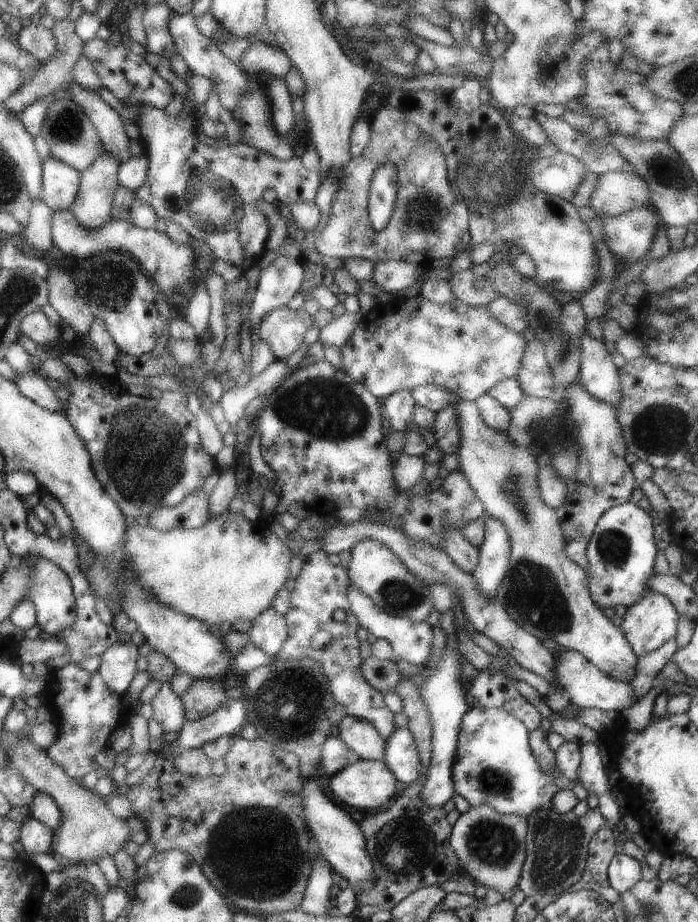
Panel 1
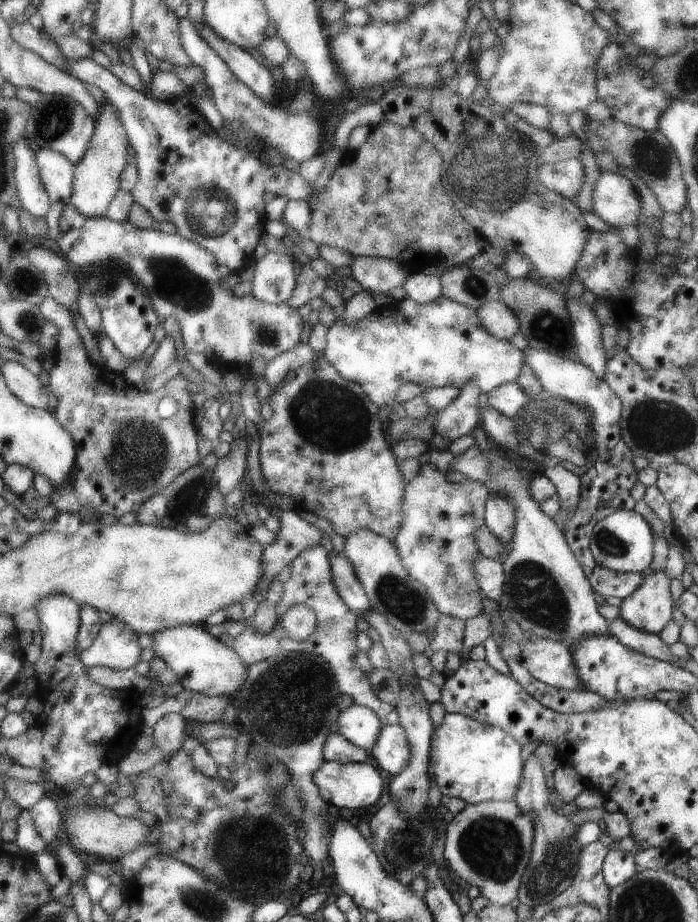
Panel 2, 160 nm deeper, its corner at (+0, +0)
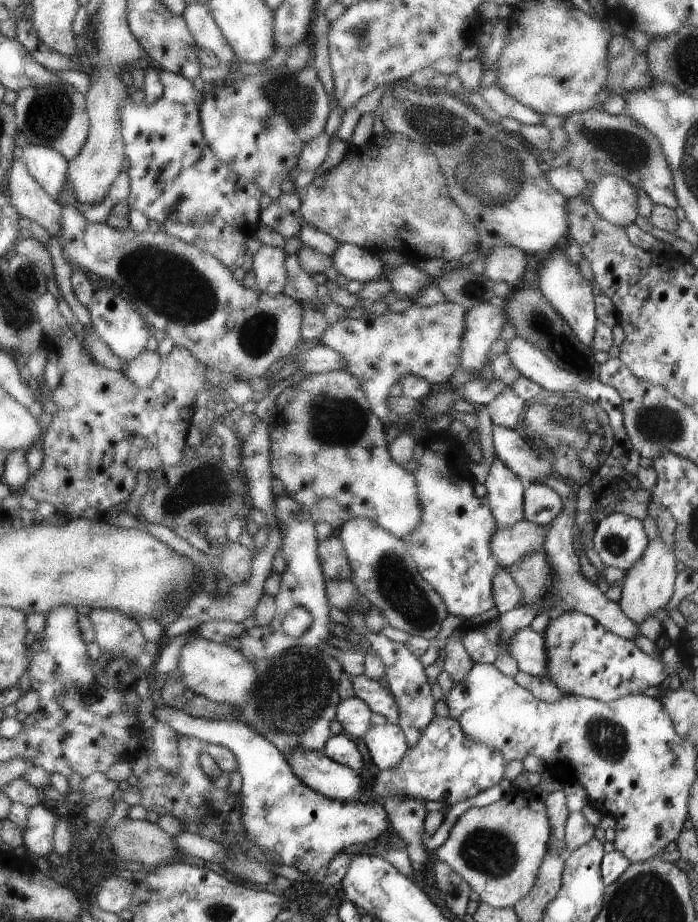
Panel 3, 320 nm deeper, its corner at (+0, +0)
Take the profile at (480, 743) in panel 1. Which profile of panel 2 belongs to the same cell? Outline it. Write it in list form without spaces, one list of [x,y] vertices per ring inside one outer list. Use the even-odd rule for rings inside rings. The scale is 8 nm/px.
[[[446,712],[442,722],[432,731],[428,776],[435,780],[444,796],[464,800],[466,804],[515,800],[525,763],[520,755],[521,748],[521,743],[501,728]]]

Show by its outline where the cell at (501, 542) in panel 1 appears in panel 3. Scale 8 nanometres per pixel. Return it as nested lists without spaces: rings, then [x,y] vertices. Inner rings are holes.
[[[496,456],[484,485],[489,507],[500,528],[512,527],[524,519],[523,492],[527,484]]]

